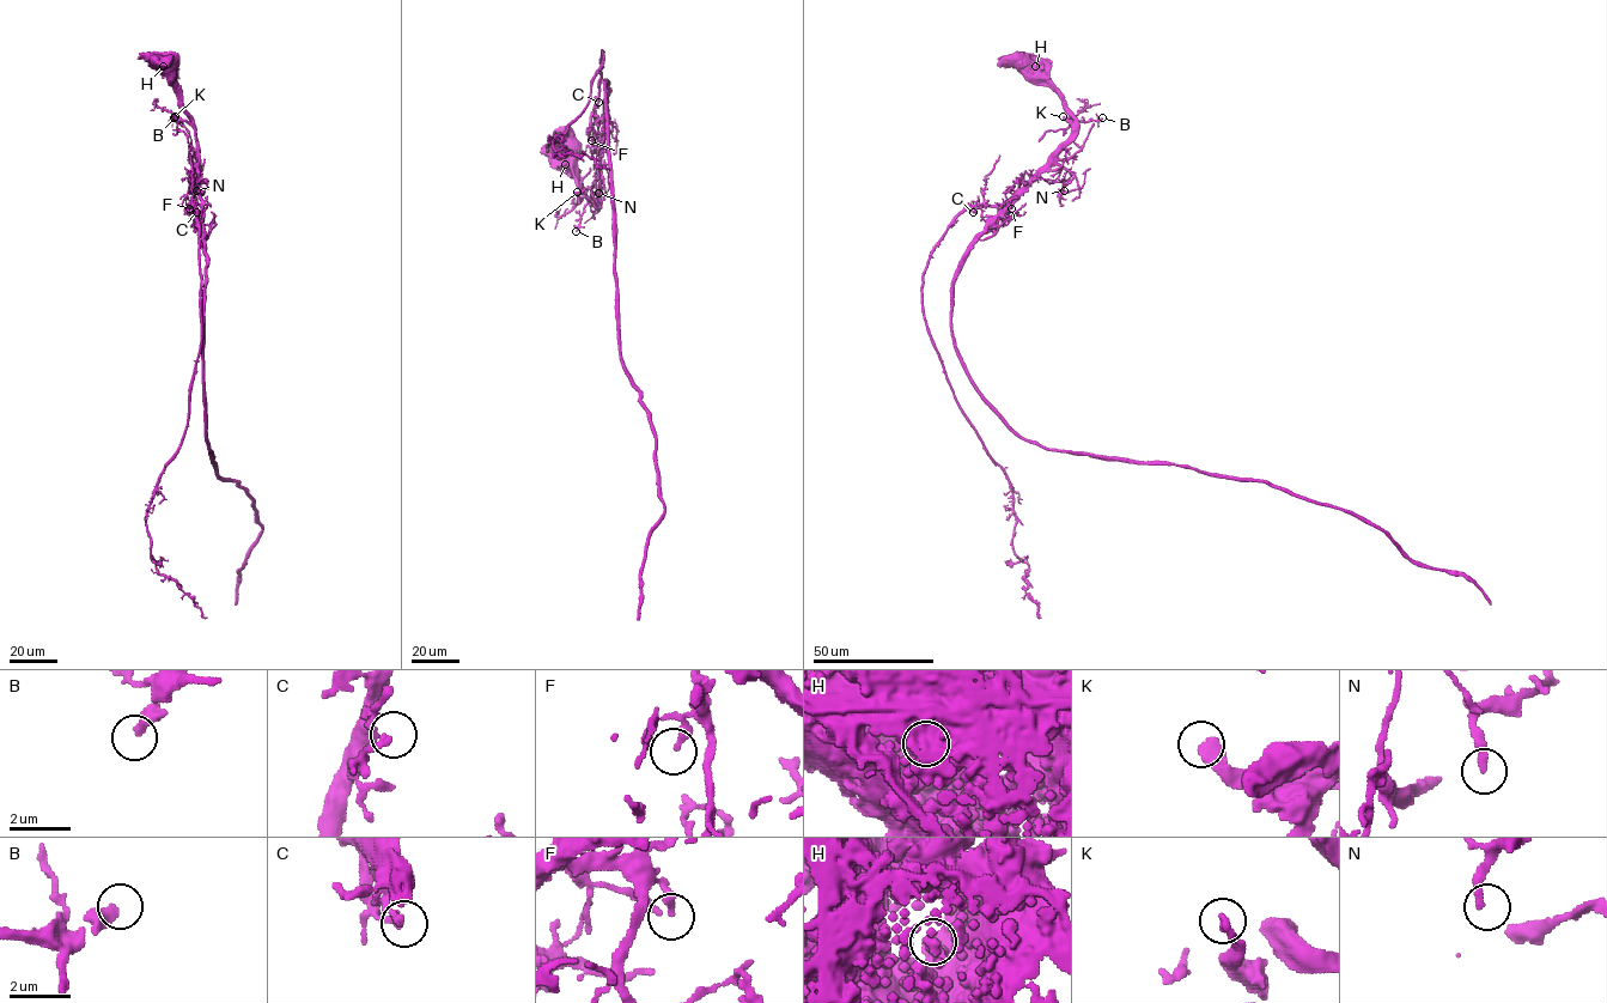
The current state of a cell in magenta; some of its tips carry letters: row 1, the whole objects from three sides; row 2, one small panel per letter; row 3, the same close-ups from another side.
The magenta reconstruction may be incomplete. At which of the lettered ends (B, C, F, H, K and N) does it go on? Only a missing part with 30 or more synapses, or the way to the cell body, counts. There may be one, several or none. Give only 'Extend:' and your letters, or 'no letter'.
Extend: B, K

